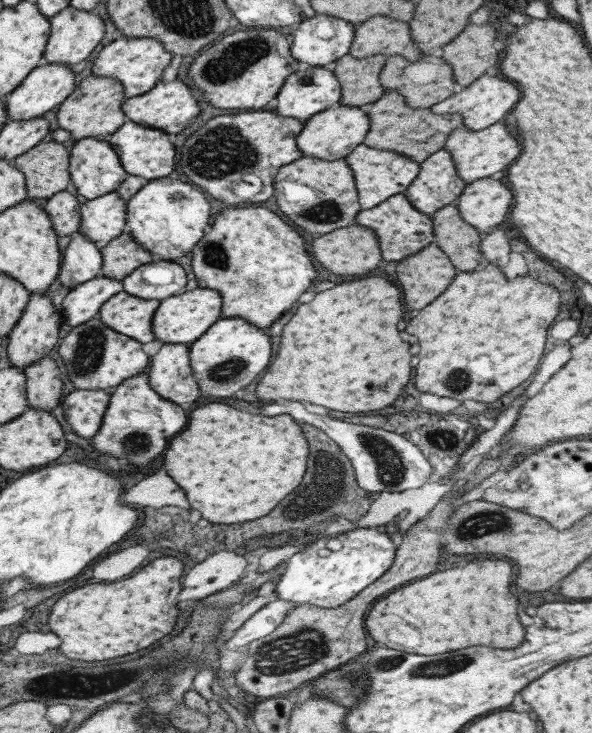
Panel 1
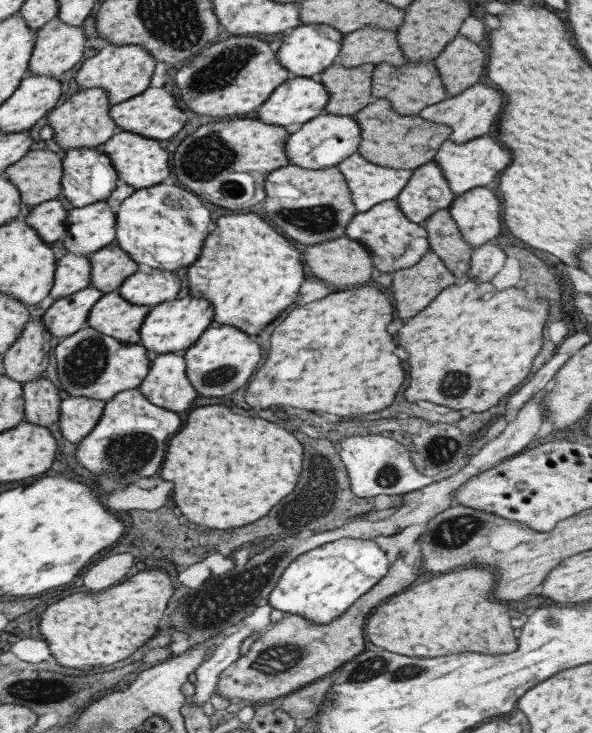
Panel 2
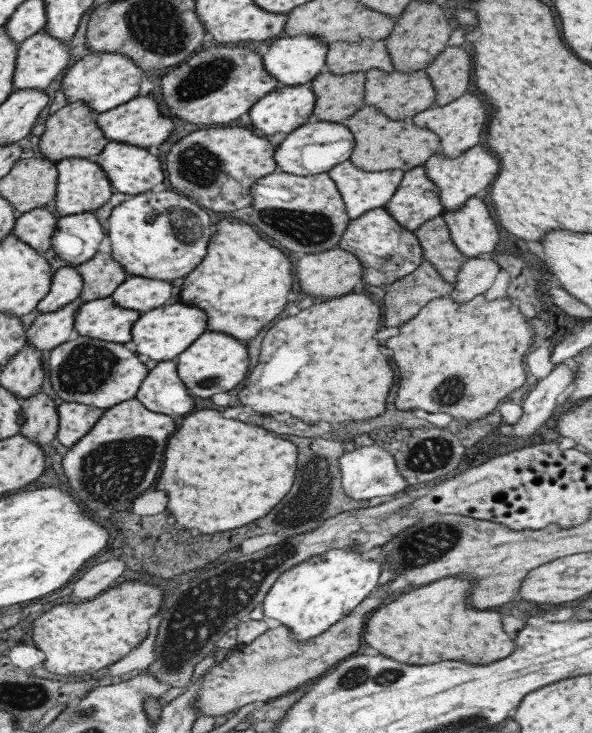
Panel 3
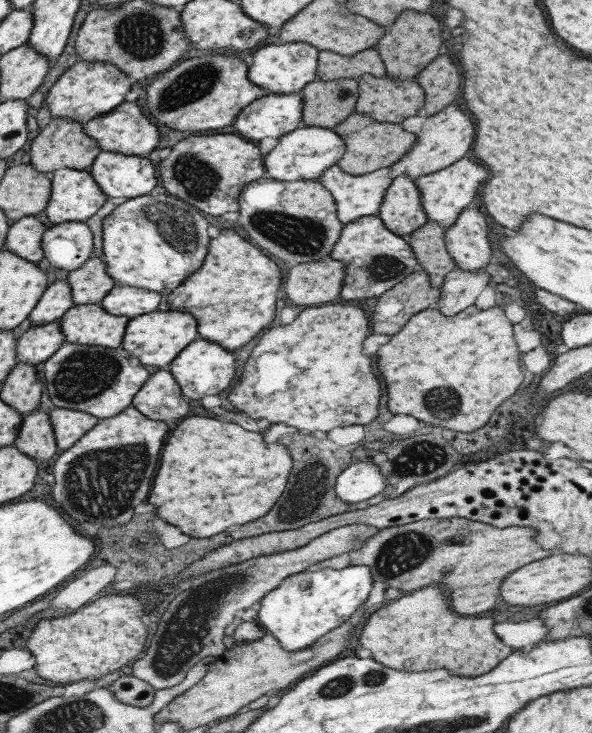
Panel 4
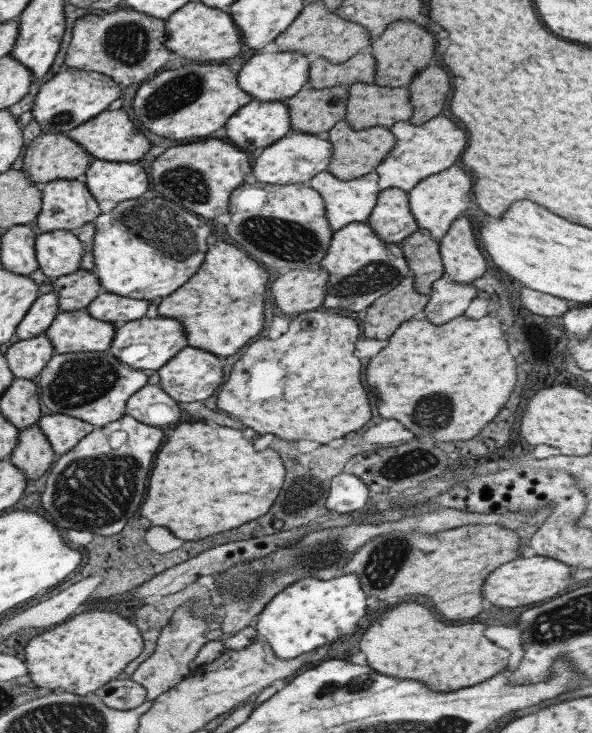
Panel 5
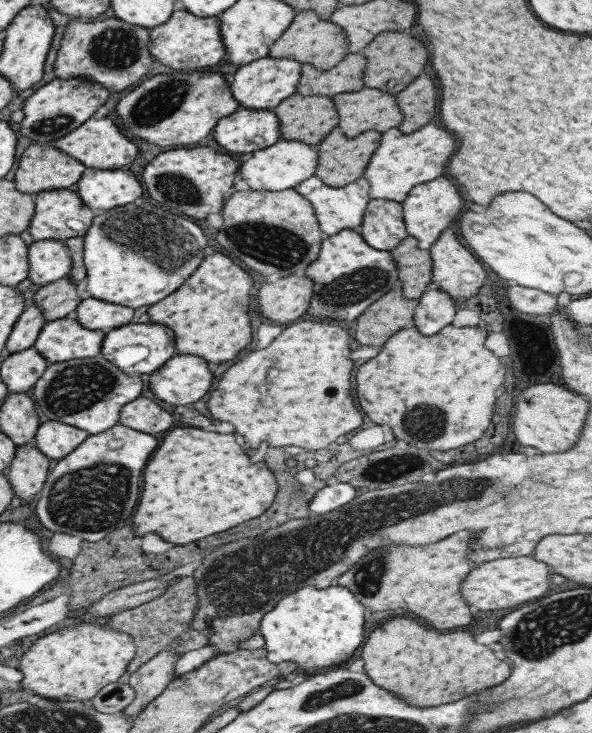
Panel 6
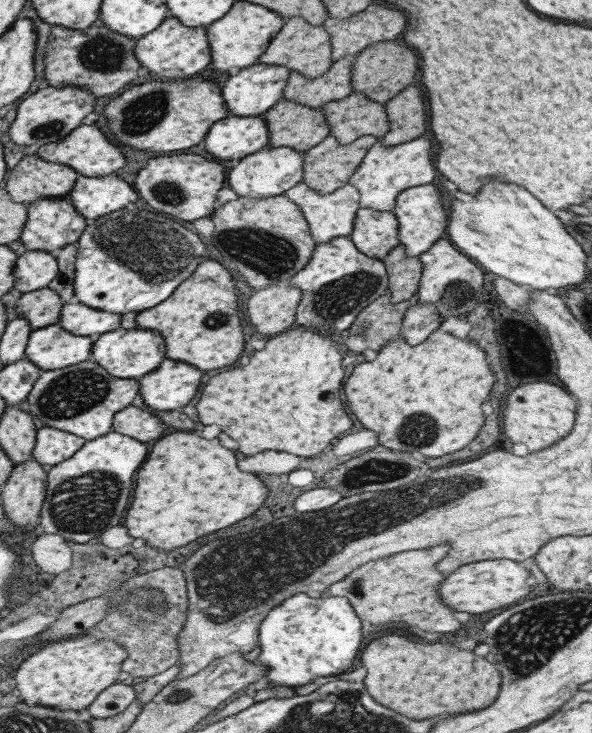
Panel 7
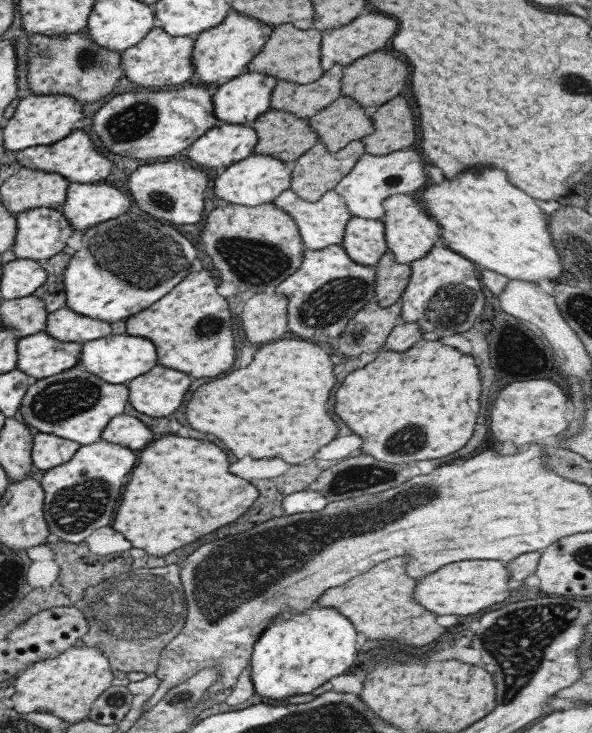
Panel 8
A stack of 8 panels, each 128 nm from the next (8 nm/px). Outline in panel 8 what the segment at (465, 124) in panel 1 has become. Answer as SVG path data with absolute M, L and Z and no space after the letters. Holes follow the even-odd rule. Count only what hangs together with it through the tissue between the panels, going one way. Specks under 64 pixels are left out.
M396 150L379 156L364 152L353 169L332 189L343 197L349 216L378 219L383 216L381 202L393 194L417 193L422 189L421 186L426 184L425 180L428 176L425 172L427 172L426 161L416 150Z

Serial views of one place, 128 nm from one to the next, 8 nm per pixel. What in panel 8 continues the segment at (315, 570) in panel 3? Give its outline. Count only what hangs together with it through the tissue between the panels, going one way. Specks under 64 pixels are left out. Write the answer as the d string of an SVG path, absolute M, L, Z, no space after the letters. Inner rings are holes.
M315 605L296 612L279 614L263 629L252 646L249 671L253 692L265 698L287 700L295 694L307 694L330 678L342 675L357 661L355 627L335 608Z

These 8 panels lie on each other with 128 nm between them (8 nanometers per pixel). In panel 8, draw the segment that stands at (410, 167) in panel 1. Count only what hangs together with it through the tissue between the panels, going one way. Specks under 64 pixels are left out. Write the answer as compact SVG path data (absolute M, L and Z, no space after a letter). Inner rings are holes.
M287 189L280 192L271 203L277 205L279 209L283 209L285 213L293 218L295 225L297 225L301 243L305 245L306 249L319 250L326 246L341 244L345 225L350 216L343 197L333 189L323 193L323 196L315 202L307 202L297 197L291 189Z

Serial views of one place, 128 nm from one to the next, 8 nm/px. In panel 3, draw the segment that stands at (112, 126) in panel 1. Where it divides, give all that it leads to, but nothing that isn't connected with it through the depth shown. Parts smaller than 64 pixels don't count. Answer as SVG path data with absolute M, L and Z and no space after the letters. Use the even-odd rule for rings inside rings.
M71 102L53 112L43 122L45 131L38 141L38 150L48 162L57 163L61 158L93 158L107 144L107 137L96 124L95 113L84 102Z

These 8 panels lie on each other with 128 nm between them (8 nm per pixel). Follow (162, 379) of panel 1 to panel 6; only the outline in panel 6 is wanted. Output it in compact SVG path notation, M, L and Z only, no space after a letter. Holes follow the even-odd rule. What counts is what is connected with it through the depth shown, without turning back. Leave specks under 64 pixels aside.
M139 395L122 406L117 423L143 433L157 434L173 424L173 417L159 401Z

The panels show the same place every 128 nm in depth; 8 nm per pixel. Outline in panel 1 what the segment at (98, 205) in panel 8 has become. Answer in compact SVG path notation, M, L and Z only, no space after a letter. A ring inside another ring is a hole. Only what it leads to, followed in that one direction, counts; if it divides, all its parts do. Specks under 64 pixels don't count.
M126 121L114 133L105 137L105 141L115 149L121 166L128 175L143 177L148 181L167 176L176 168L175 148L167 138L169 135L159 129L144 128L135 122Z

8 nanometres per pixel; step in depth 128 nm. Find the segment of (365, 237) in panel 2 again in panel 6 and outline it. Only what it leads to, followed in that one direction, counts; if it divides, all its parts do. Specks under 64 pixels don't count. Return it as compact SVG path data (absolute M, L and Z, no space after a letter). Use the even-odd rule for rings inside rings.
M341 230L338 234L324 237L317 258L305 267L302 274L313 281L314 290L305 312L321 319L353 320L387 291L401 287L390 251L377 250L367 245L358 230Z

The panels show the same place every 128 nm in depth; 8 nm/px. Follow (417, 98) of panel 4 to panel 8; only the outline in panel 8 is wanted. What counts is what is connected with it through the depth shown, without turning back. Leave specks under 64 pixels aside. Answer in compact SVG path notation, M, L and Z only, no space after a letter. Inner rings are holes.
M341 94L326 108L308 118L310 128L329 152L372 134L372 121L355 99Z

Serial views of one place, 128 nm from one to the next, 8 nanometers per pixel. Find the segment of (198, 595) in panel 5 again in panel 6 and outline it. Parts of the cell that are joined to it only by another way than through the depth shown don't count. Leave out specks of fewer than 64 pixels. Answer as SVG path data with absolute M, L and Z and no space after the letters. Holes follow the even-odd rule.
M187 576L177 579L175 584L169 585L164 594L147 601L146 604L123 610L111 616L109 622L106 623L107 627L127 633L135 644L135 655L127 663L126 670L132 673L167 646L178 648L176 652L180 652L180 654L206 646L208 636L203 632L197 632L190 626L196 607L195 582L192 577Z

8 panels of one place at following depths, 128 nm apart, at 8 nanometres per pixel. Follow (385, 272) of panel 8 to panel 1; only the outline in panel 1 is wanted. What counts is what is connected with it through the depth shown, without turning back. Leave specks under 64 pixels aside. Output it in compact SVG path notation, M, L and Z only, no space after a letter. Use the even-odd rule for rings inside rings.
M455 202L436 209L429 217L434 242L457 272L472 271L483 263L479 253L479 242L483 235L459 217Z

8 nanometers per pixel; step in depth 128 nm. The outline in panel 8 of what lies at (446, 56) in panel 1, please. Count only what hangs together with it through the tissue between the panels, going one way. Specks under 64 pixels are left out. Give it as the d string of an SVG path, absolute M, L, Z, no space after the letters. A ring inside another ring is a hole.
M400 94L381 104L373 116L372 134L359 140L365 147L364 152L379 156L391 153L396 150L409 149L409 146L415 142L416 124L411 102Z

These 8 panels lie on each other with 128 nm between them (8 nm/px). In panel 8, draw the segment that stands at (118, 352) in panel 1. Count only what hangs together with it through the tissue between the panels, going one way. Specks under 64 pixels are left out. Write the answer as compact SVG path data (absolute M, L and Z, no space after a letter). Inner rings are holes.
M77 364L59 374L32 383L23 394L18 410L23 423L33 432L54 434L80 445L88 445L99 439L111 418L125 410L125 404L125 384L103 382Z

